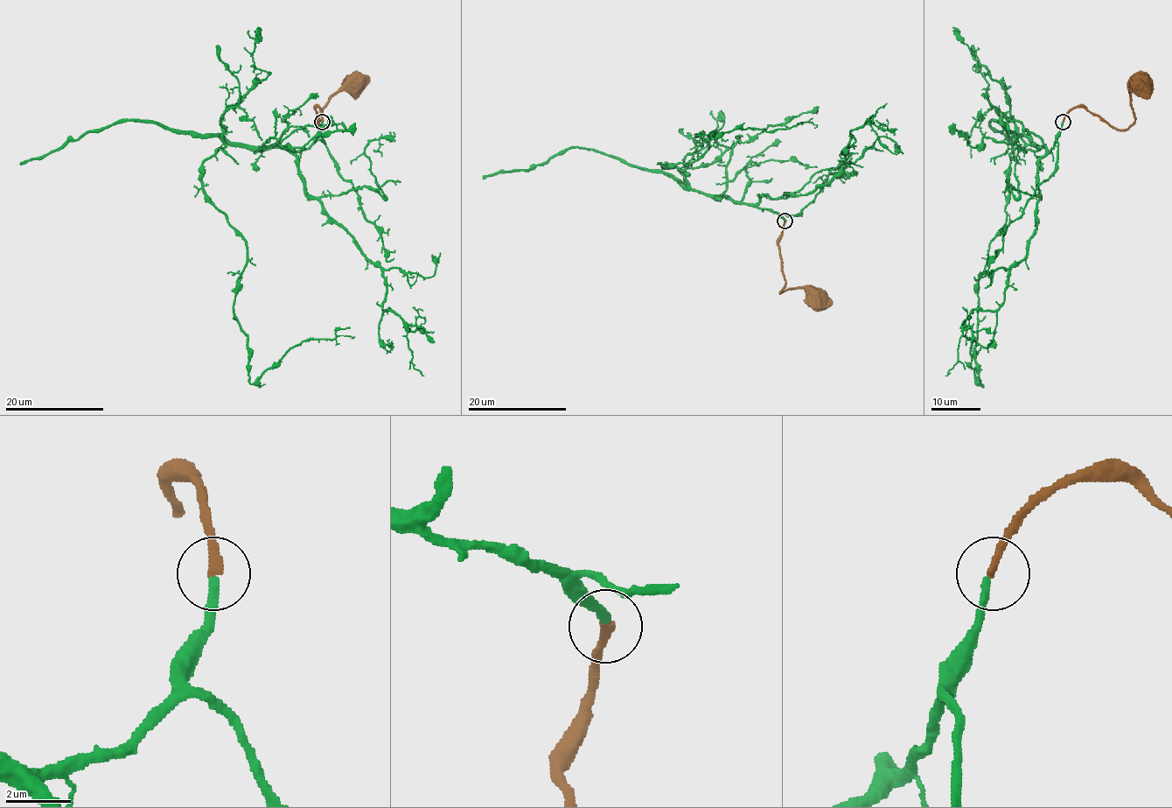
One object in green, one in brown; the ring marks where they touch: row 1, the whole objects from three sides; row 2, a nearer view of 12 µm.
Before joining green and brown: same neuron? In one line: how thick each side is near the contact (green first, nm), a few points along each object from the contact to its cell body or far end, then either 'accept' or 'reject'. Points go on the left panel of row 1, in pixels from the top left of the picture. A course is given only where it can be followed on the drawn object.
calibres 240 and 280 nm; course green (322, 122), (305, 149), (219, 149), (202, 191), (246, 245), (233, 314), (251, 384), (304, 340), (351, 338); course brown (322, 122), (317, 107), (317, 125), (323, 129), (317, 122), (317, 115), (332, 95), (356, 85); accept

